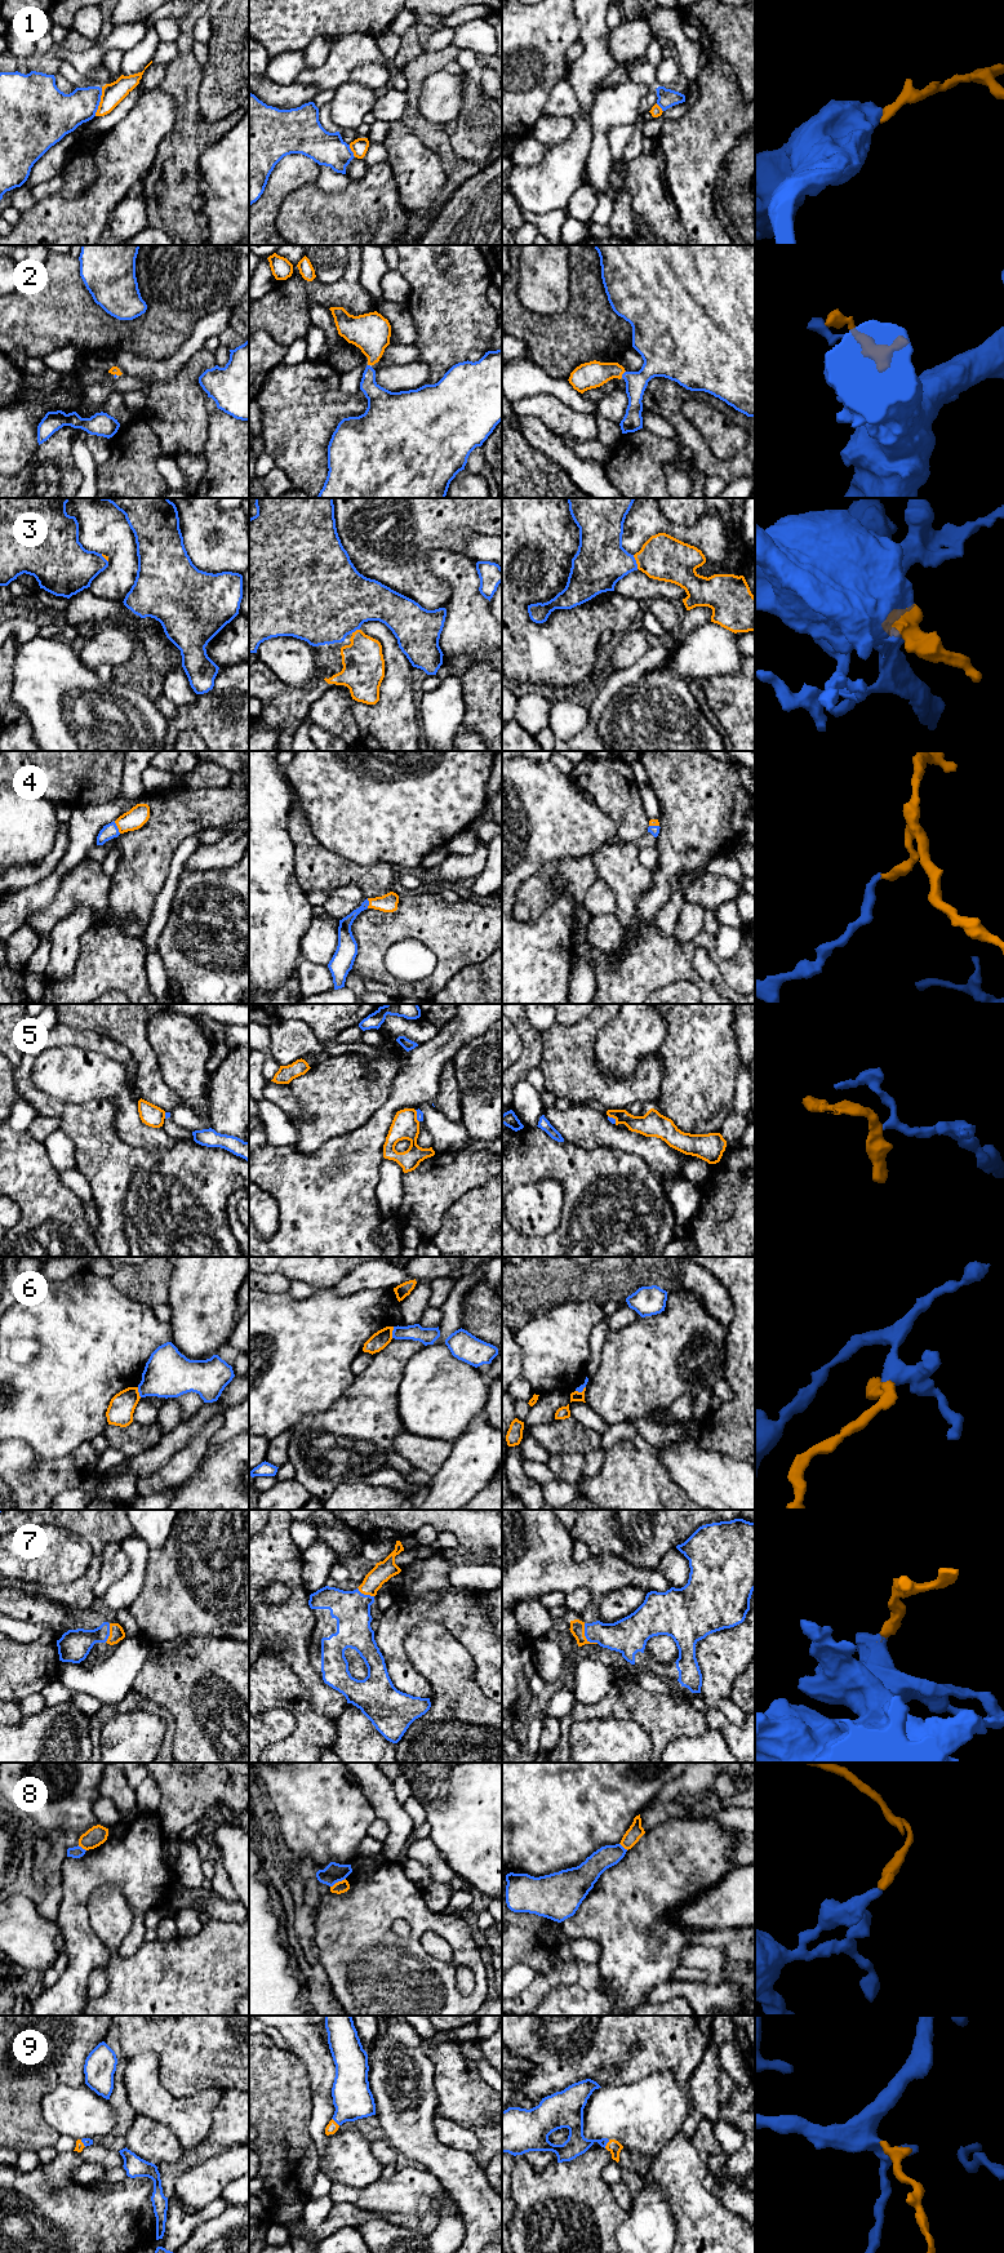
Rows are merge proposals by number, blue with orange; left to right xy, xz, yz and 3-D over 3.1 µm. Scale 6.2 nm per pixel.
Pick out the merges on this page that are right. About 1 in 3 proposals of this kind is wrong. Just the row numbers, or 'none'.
2, 3, 4, 7, 9

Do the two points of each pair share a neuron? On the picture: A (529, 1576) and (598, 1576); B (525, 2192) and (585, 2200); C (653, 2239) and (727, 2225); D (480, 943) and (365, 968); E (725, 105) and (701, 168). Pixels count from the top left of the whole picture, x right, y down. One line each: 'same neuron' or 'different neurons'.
A: same neuron
B: same neuron
C: different neurons
D: same neuron
E: same neuron

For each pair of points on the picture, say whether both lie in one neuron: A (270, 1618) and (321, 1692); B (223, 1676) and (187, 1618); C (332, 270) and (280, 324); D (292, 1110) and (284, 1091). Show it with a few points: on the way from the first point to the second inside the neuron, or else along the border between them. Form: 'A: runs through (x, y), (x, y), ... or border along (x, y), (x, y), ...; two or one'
A: runs through (289, 1631), (294, 1636), (297, 1657), (305, 1672); one
B: border along (229, 1638), (178, 1636), (169, 1642); two
C: border along (346, 262), (337, 280), (316, 278); two
D: runs through (289, 1105), (284, 1096); one

